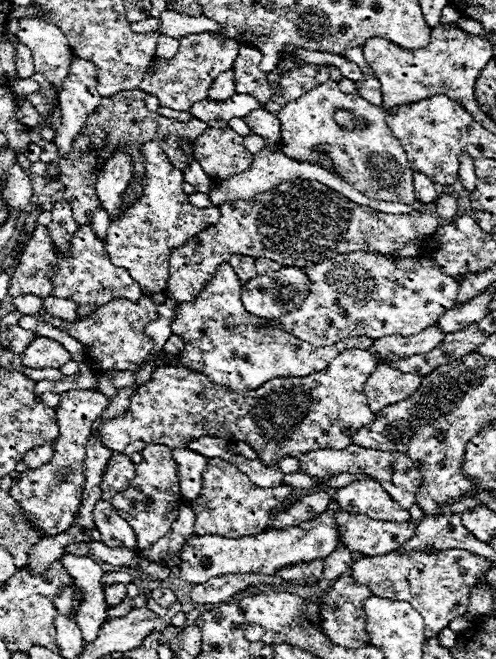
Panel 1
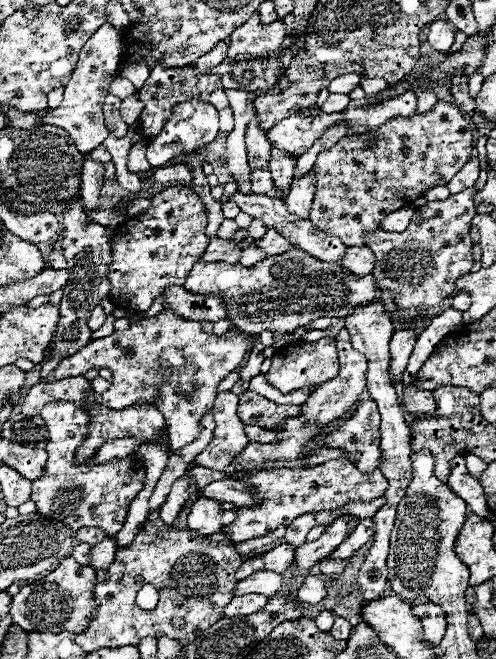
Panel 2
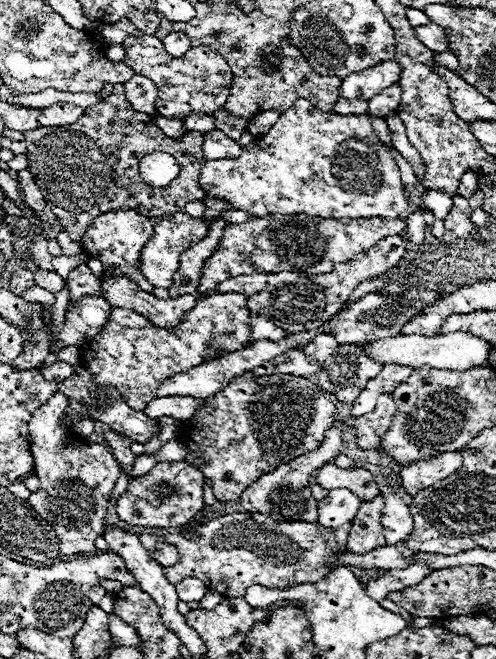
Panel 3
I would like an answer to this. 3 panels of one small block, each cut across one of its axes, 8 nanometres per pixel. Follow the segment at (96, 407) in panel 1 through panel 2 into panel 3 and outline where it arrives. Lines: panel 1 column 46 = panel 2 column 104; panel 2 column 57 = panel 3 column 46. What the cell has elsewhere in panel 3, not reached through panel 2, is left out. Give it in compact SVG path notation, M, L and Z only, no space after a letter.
M56 392L32 414L28 434L34 456L34 474L40 478L40 490L32 492L28 502L42 518L54 524L62 554L96 554L94 540L104 532L106 502L118 480L120 466L106 444L90 444L78 440L72 432L62 430L60 418L66 410L68 396Z

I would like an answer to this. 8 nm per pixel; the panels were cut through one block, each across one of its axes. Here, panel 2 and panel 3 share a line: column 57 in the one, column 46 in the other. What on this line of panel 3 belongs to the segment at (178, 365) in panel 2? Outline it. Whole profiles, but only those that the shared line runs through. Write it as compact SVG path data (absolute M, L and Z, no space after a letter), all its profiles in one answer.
M54 362L52 366L40 366L40 372L42 376L46 376L46 380L56 380L56 382L62 382L66 378L70 378L74 374L74 366L66 364L66 362Z

